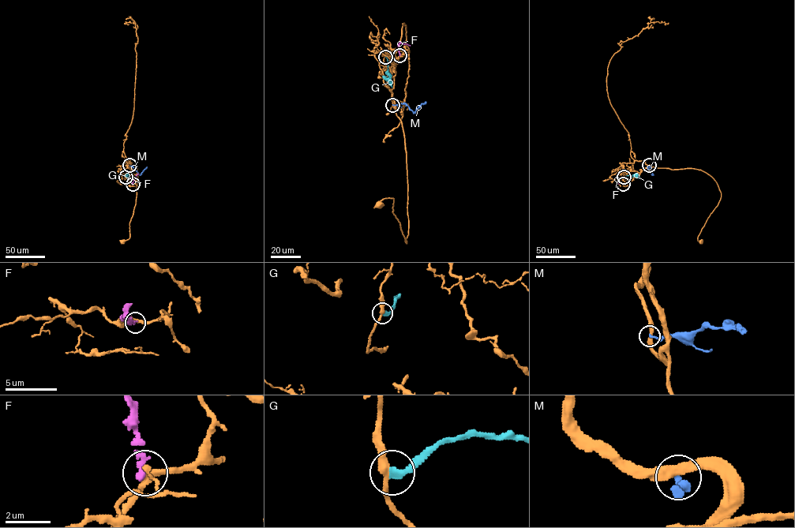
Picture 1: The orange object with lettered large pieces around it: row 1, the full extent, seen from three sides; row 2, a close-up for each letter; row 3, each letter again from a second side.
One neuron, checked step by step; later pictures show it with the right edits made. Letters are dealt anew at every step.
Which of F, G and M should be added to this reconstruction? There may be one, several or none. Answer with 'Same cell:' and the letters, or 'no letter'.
Same cell: no letter

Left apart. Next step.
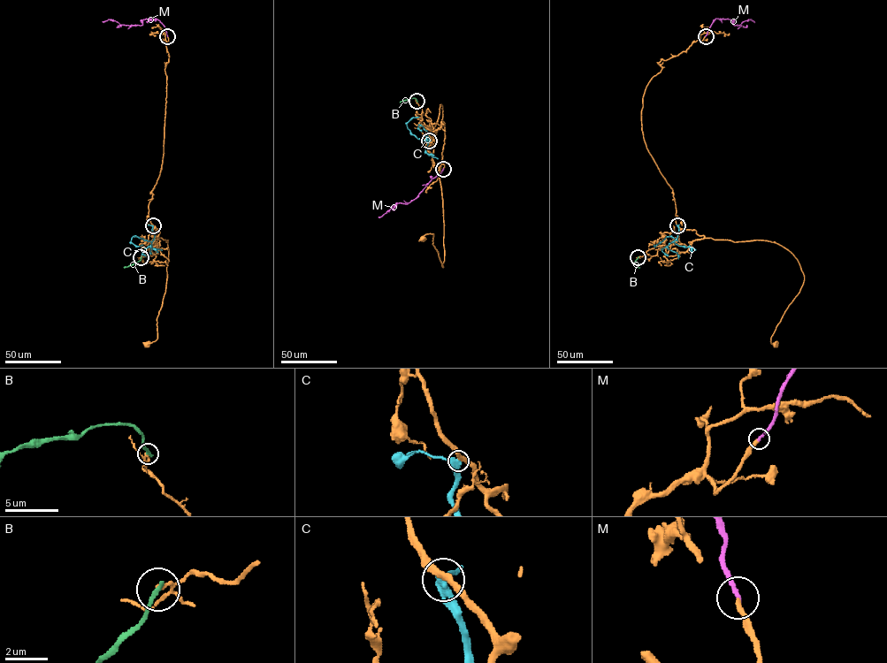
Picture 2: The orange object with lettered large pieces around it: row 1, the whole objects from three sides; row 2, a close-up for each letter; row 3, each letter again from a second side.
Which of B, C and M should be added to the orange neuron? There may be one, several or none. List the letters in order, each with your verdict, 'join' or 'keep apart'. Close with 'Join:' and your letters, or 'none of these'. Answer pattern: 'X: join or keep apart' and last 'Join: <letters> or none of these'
B: keep apart
C: keep apart
M: join
Join: M

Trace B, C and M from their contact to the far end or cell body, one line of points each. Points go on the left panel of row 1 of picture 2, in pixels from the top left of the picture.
B: (141, 257), (124, 268)
C: (153, 225), (152, 240), (136, 236), (132, 238), (131, 241), (136, 246), (142, 245)
M: (167, 35), (164, 26), (156, 19), (144, 19), (140, 26), (120, 25), (110, 19), (103, 21)

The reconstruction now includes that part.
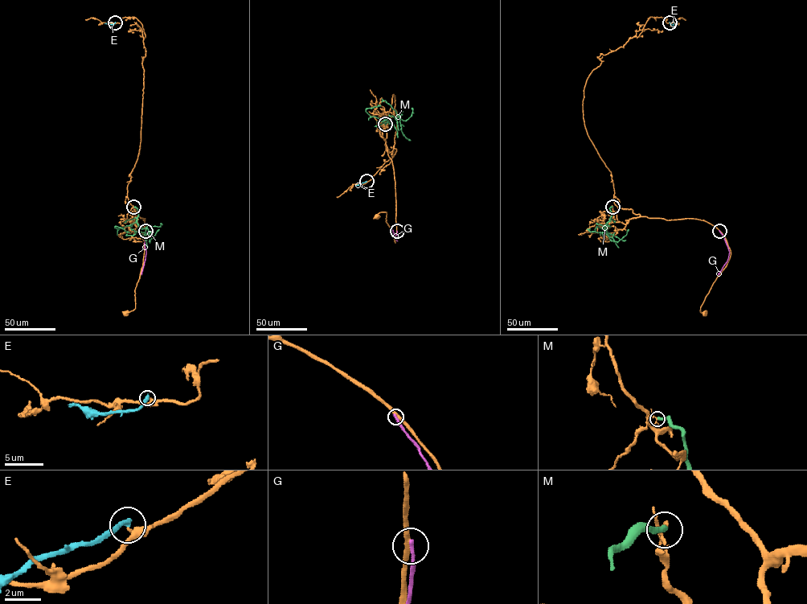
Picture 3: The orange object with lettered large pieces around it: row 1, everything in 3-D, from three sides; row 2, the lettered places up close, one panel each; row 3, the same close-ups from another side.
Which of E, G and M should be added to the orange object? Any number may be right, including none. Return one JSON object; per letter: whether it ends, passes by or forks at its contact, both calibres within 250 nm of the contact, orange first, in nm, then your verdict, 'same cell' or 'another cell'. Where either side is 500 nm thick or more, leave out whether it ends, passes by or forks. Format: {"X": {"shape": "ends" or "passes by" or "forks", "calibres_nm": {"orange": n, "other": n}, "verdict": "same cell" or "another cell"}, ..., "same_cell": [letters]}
{"E": {"shape": "ends", "calibres_nm": {"orange": 240, "other": 320}, "verdict": "another cell"}, "G": {"shape": "ends", "calibres_nm": {"orange": 300, "other": 200}, "verdict": "another cell"}, "M": {"shape": "ends", "calibres_nm": {"orange": 170, "other": 300}, "verdict": "another cell"}, "same_cell": []}

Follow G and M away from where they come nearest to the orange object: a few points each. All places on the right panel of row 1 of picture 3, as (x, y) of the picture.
G: (719, 231), (729, 254), (718, 274)
M: (612, 207), (609, 208), (612, 216), (605, 224), (604, 232), (618, 241), (628, 229)

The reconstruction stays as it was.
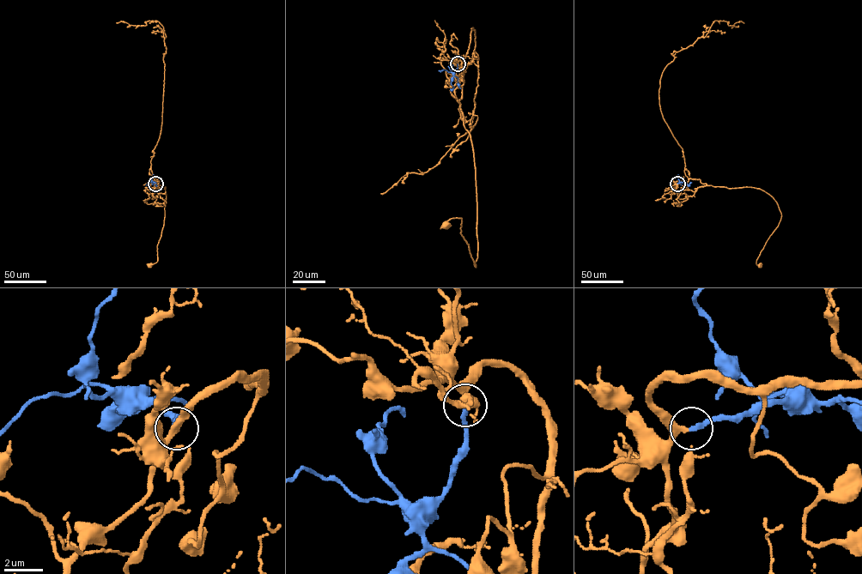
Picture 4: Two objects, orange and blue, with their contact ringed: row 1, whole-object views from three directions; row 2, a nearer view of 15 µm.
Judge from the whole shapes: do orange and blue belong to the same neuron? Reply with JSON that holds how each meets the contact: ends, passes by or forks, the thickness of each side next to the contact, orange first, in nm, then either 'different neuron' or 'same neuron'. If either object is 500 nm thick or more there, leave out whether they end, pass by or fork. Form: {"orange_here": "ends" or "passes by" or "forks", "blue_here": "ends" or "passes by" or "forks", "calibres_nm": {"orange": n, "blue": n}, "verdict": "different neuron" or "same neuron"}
{"orange_here": "forks", "blue_here": "ends", "calibres_nm": {"orange": 200, "blue": 240}, "verdict": "same neuron"}

